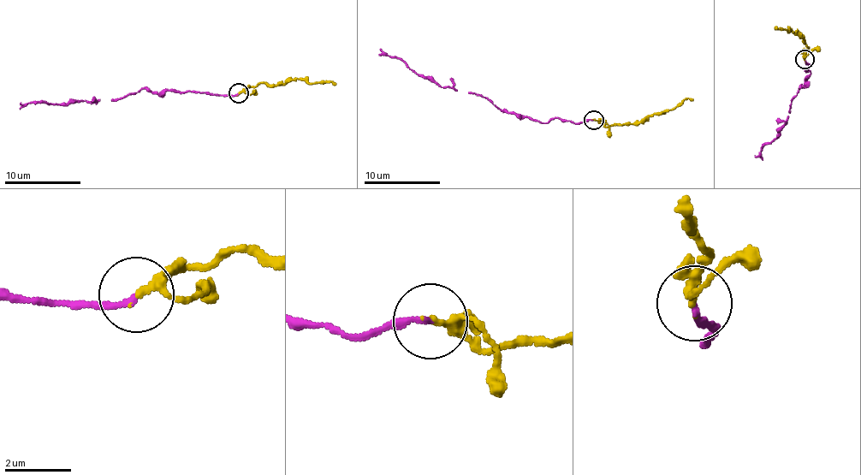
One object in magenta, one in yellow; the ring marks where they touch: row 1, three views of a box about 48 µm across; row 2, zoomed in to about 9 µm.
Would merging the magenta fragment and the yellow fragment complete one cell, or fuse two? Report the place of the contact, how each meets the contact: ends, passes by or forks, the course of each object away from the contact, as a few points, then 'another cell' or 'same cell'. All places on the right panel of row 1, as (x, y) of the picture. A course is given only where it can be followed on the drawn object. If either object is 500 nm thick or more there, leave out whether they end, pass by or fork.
place (804, 59); magenta ends; yellow passes by; course magenta (805, 58), (810, 68), (806, 73), (811, 72), (790, 109), (786, 124), (780, 135), (754, 154); course yellow (805, 58), (808, 47), (802, 37), (791, 31), (777, 29); same cell

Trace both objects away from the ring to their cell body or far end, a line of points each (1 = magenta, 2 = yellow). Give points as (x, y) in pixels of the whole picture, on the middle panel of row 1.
1: (594, 121), (550, 118), (541, 123), (503, 111), (475, 94), (438, 86), (382, 49)
2: (594, 121), (607, 126), (641, 123), (654, 114), (673, 109), (685, 99), (693, 100)

